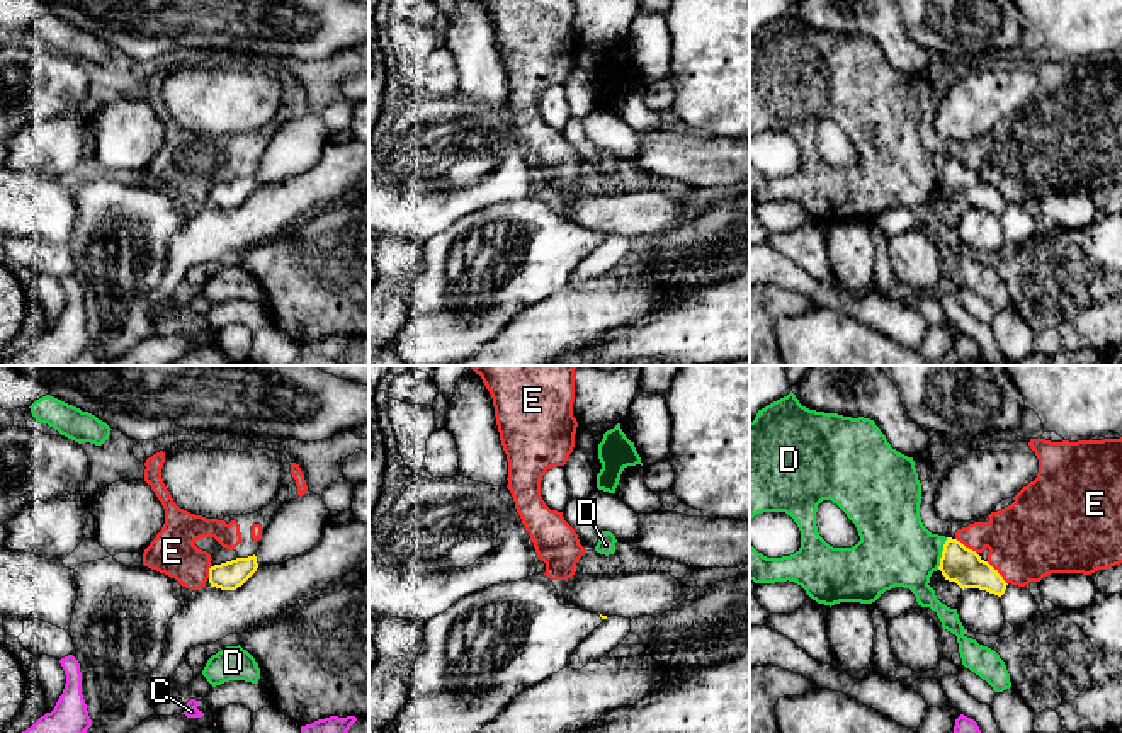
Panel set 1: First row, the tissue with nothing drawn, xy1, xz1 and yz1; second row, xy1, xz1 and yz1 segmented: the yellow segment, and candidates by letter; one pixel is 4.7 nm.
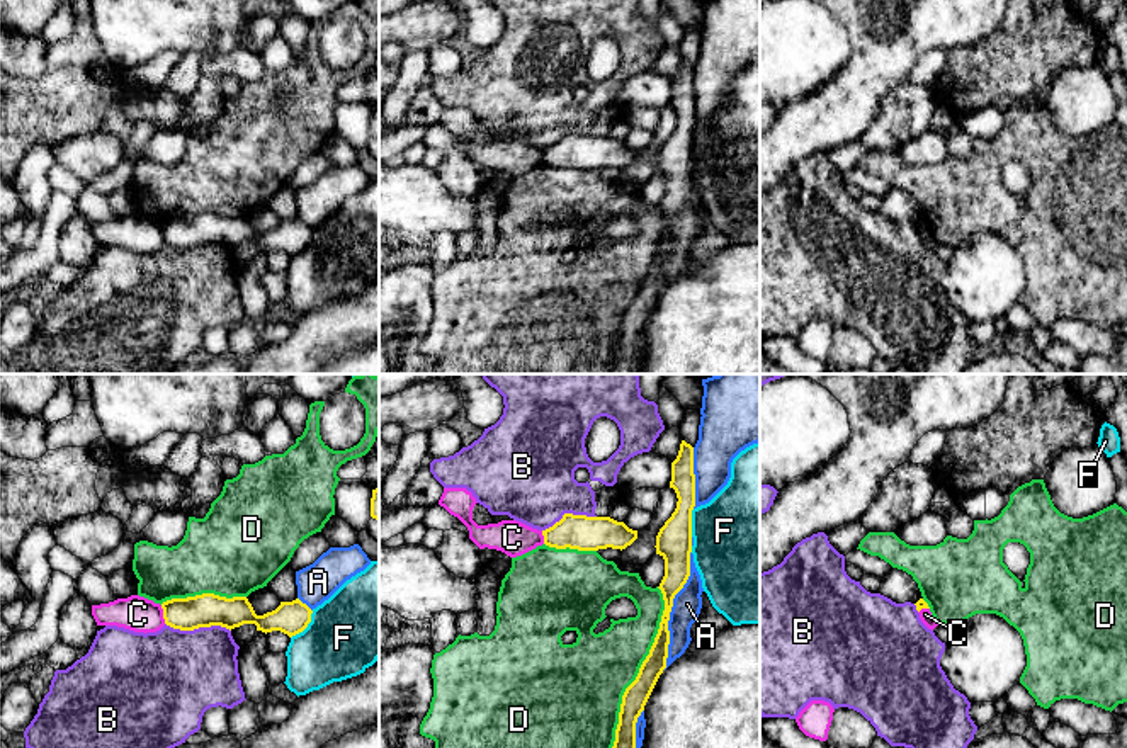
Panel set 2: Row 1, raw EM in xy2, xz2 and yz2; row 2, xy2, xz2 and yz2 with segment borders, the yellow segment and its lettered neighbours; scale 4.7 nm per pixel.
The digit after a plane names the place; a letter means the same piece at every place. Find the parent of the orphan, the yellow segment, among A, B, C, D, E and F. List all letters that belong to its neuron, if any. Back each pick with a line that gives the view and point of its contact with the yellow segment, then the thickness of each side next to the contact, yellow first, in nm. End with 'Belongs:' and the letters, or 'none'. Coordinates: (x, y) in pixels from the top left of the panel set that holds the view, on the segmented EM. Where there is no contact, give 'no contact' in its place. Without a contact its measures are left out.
Belongs: none

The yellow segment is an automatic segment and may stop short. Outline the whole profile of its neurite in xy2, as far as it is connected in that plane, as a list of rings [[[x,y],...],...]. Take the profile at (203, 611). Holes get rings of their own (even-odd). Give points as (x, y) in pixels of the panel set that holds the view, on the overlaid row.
[[[202,593],[187,598],[172,598],[161,604],[165,624],[180,629],[194,631],[199,627],[221,626],[235,629],[243,624],[255,624],[257,631],[280,631],[289,638],[303,632],[311,622],[313,610],[299,598],[280,602],[280,605],[263,615],[257,615],[246,597],[219,597]]]

